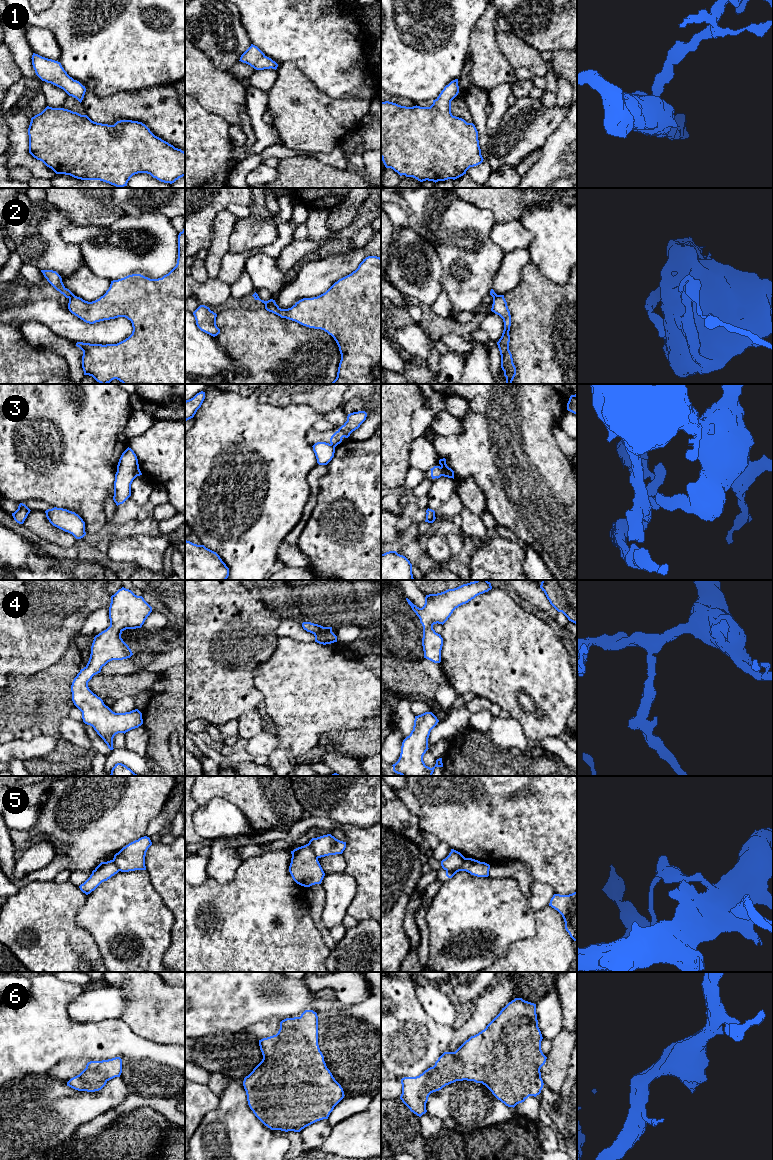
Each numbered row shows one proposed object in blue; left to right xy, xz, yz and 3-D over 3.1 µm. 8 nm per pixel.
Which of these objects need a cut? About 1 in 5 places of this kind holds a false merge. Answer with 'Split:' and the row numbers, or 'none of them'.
Split: 2, 3, 5

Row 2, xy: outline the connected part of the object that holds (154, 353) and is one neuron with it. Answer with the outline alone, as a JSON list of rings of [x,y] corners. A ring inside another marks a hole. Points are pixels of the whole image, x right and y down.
[[[185,228],[178,235],[177,264],[168,274],[158,279],[132,274],[113,280],[106,293],[95,301],[88,302],[73,295],[68,309],[89,324],[125,317],[133,327],[132,334],[117,344],[77,342],[76,346],[83,351],[84,375],[92,376],[100,384],[109,384],[114,379],[123,384],[185,384]]]

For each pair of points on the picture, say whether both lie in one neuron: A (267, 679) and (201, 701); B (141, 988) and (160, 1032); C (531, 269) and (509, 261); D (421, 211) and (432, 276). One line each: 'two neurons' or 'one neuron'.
A: two neurons
B: one neuron
C: two neurons
D: two neurons

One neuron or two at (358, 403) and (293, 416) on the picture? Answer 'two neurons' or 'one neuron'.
two neurons

